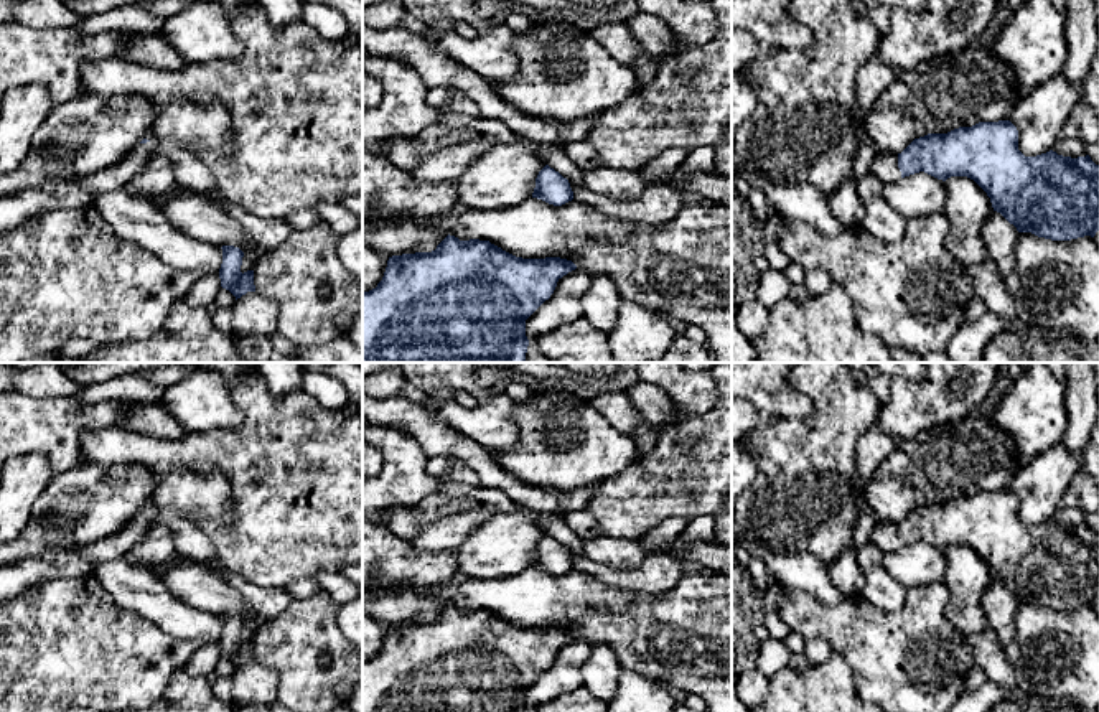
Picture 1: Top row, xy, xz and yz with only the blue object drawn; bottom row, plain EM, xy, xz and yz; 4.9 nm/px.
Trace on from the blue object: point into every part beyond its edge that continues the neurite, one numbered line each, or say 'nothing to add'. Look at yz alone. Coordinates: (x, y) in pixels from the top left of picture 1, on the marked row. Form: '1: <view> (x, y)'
1: yz (885, 165)

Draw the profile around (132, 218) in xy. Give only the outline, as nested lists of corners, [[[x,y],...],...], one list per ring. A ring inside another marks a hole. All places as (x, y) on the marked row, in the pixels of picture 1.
[[[112,190],[96,193],[91,206],[117,237],[138,244],[170,267],[219,274],[222,249],[178,232],[148,198]]]

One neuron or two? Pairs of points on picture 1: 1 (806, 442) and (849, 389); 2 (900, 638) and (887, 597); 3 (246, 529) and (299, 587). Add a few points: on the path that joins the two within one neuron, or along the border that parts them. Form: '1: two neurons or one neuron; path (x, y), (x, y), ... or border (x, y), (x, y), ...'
1: one neuron; path (819, 429), (842, 402)
2: two neurons; border (908, 589), (890, 612), (860, 594)
3: two neurons; border (312, 576), (300, 577), (285, 587)

